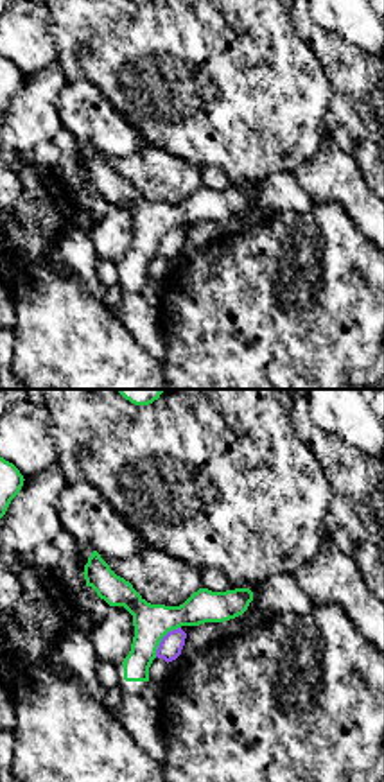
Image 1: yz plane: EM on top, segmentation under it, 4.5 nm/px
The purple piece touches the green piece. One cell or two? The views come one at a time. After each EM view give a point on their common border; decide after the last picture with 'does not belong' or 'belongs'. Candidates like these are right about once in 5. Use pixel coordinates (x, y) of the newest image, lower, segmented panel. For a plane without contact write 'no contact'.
(162, 639)

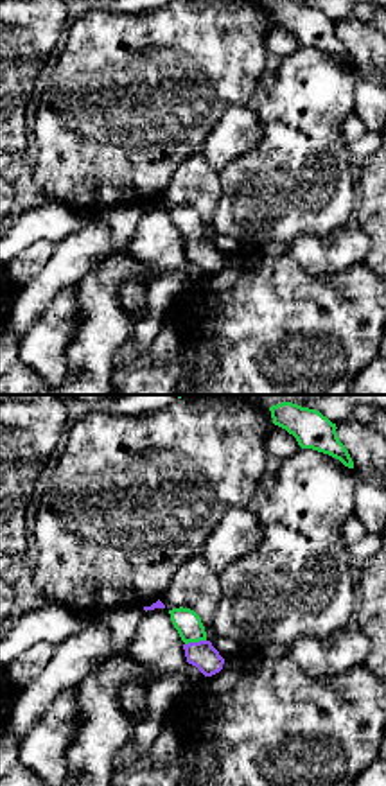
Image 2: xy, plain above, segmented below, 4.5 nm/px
(194, 643)

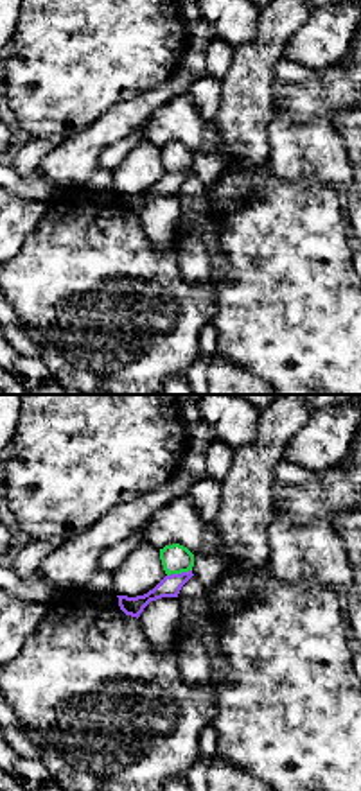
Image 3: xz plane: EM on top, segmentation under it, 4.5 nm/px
(178, 574)

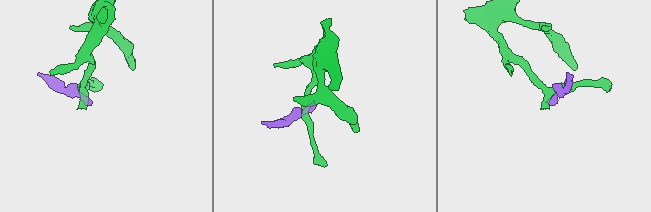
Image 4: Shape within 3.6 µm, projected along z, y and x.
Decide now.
does not belong

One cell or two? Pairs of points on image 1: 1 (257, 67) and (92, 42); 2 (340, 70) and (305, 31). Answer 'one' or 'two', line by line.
1: one
2: one

